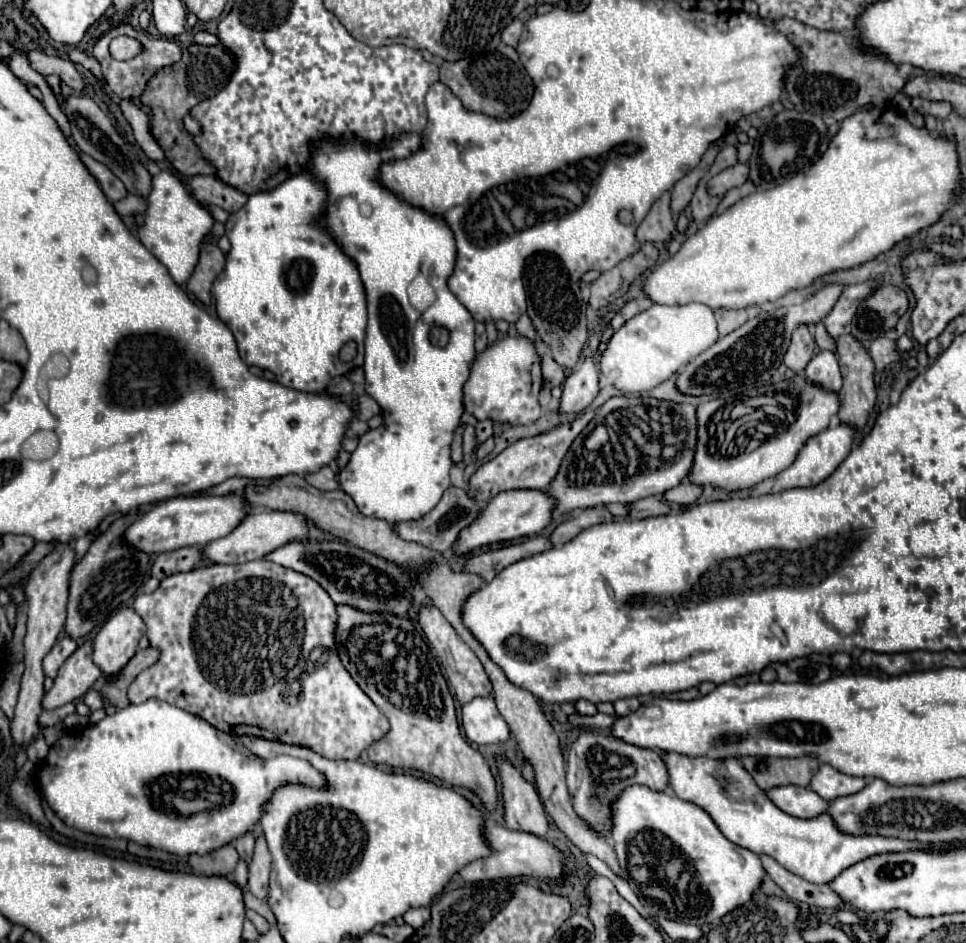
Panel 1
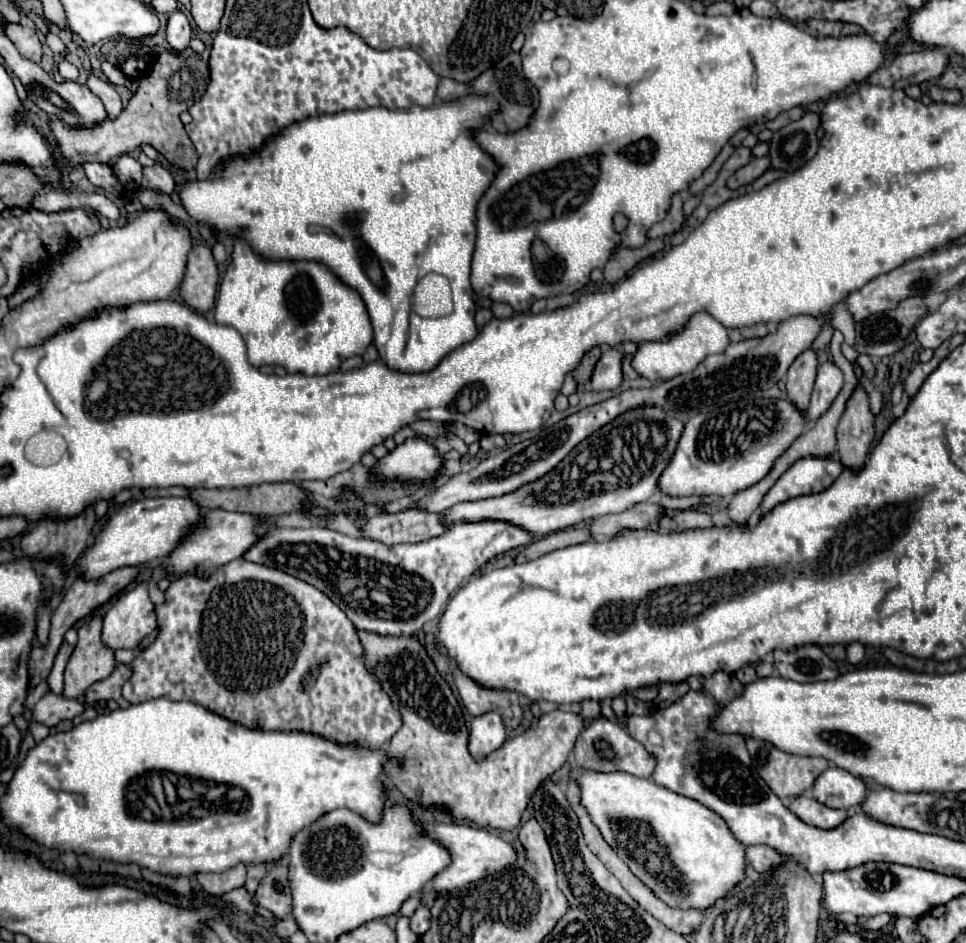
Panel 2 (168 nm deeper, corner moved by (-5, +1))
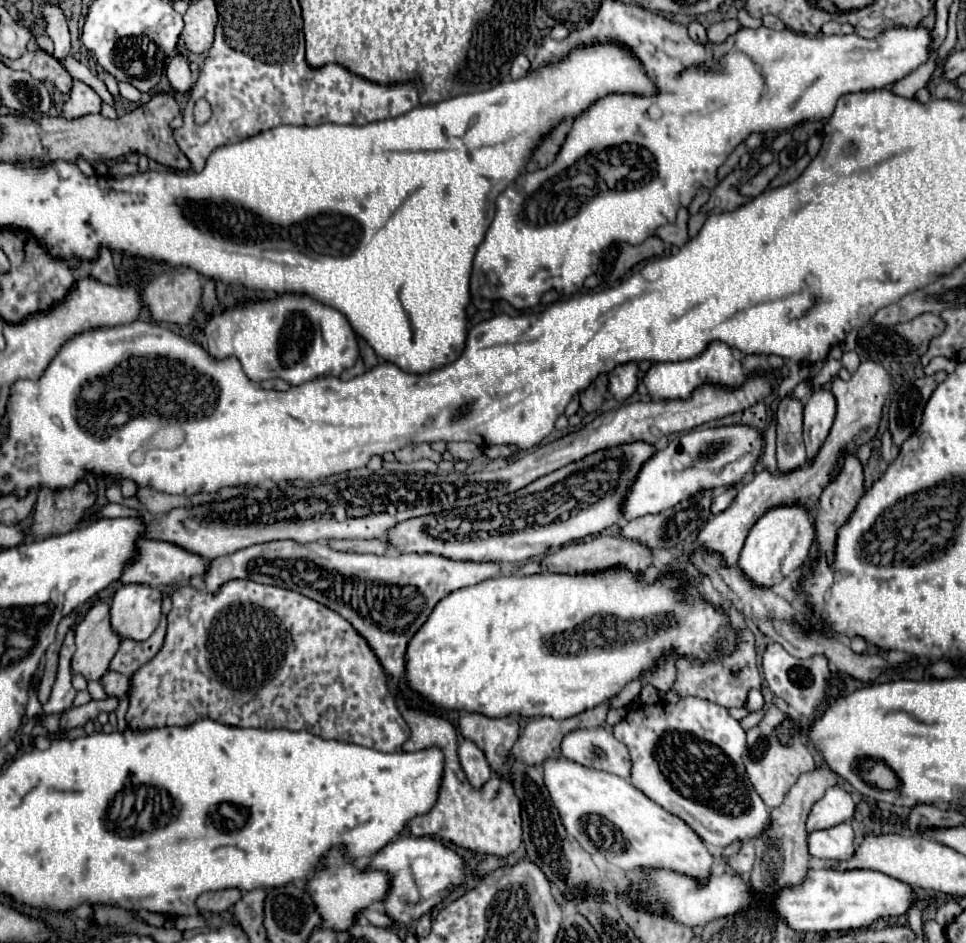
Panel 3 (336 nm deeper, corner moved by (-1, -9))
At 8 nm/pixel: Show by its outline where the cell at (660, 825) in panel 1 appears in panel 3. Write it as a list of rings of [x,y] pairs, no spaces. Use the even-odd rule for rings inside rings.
[[[564,757],[544,759],[542,767],[546,789],[558,809],[562,825],[590,855],[602,855],[628,875],[642,867],[666,867],[694,875],[696,879],[708,879],[712,855],[706,845],[682,819],[658,807],[628,779],[584,767]]]

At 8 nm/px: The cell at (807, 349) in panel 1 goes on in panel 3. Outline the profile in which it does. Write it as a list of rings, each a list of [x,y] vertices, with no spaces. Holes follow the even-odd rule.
[[[790,395],[776,409],[776,461],[778,473],[790,473],[806,463],[802,441],[802,403]]]

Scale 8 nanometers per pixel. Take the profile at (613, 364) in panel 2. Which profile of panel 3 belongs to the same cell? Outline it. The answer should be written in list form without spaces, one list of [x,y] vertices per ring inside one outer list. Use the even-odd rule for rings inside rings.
[[[626,363],[626,365],[618,365],[614,371],[608,373],[610,379],[610,393],[618,399],[618,401],[626,401],[638,387],[638,365],[636,363]]]

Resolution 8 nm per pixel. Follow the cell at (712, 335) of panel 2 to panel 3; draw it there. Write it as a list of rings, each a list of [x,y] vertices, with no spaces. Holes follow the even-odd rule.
[[[714,341],[710,343],[710,347],[696,359],[688,359],[688,361],[680,361],[680,363],[656,363],[644,377],[644,385],[648,387],[648,393],[652,395],[654,401],[662,401],[662,399],[688,399],[692,397],[692,393],[710,383],[716,387],[730,387],[736,389],[744,383],[746,373],[740,365],[740,361],[734,357],[732,349],[726,343]]]

